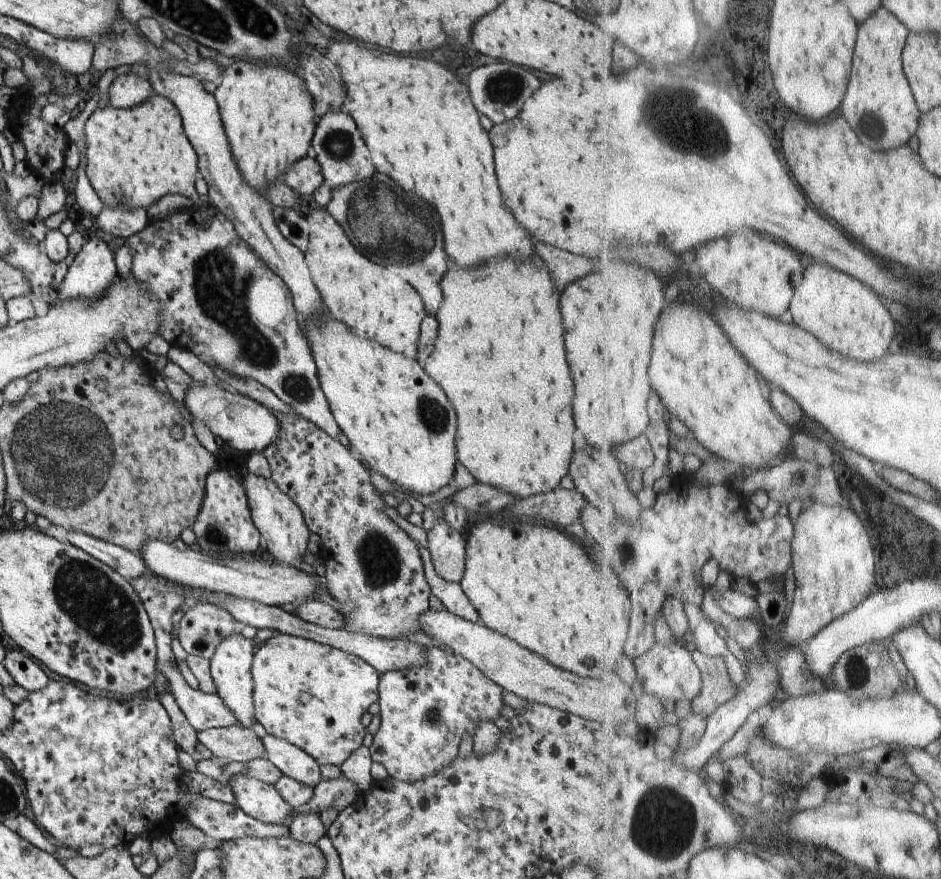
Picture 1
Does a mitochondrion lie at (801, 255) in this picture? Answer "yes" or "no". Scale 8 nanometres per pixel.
no

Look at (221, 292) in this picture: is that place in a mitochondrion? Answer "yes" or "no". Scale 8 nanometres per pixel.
yes

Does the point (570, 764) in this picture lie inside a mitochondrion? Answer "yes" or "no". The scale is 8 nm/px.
no

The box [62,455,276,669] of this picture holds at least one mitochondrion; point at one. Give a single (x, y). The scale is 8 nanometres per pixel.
(214, 536)

